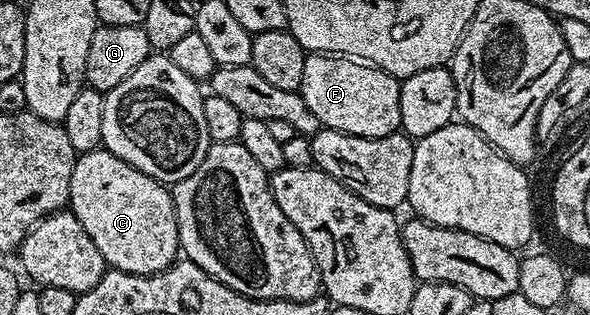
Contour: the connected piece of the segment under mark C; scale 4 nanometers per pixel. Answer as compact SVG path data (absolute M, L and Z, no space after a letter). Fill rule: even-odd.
M105 147L93 148L75 159L68 208L80 226L88 230L88 238L96 242L96 250L100 250L110 268L151 276L179 259L178 223L171 189L116 158Z

